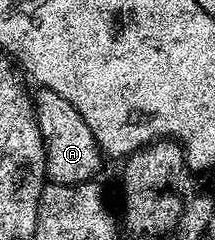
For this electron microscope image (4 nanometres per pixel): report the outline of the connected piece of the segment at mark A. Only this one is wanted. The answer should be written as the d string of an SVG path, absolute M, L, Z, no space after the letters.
M39 88L37 92L33 94L34 114L38 116L40 133L46 143L47 178L55 185L79 185L95 180L98 174L94 173L101 171L104 154L92 127L88 127L84 115L80 115L68 99L56 95L56 91Z

